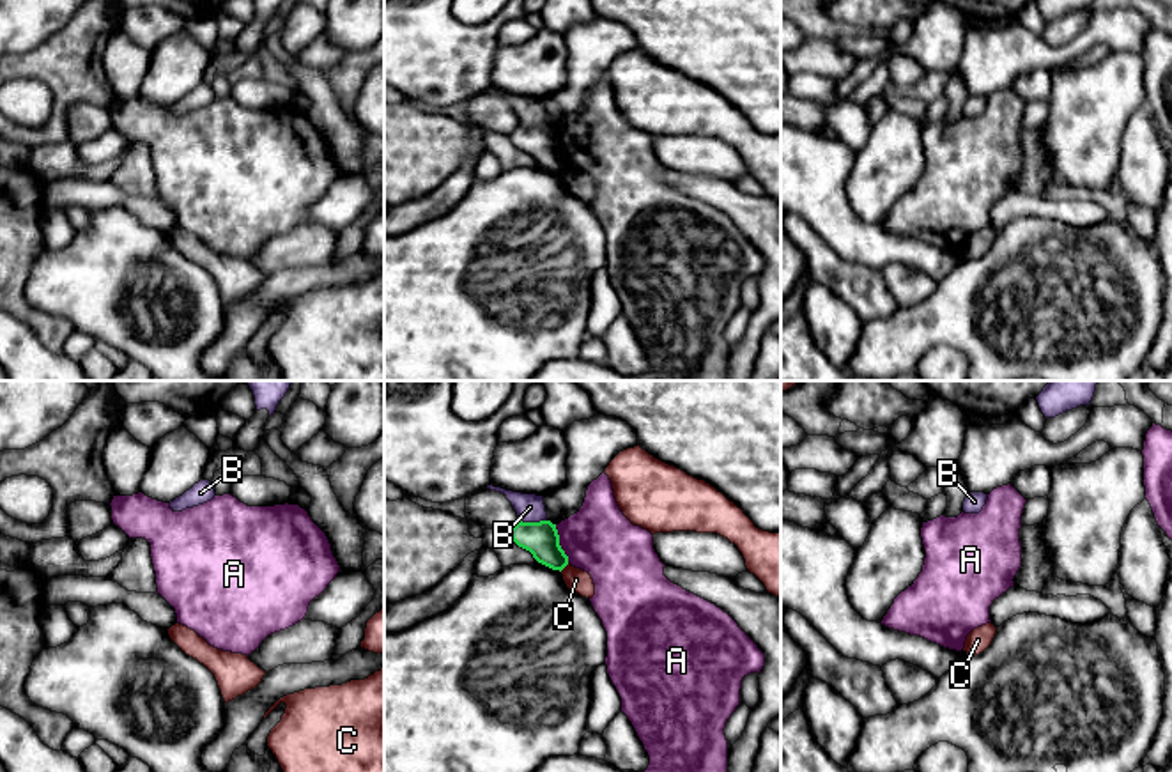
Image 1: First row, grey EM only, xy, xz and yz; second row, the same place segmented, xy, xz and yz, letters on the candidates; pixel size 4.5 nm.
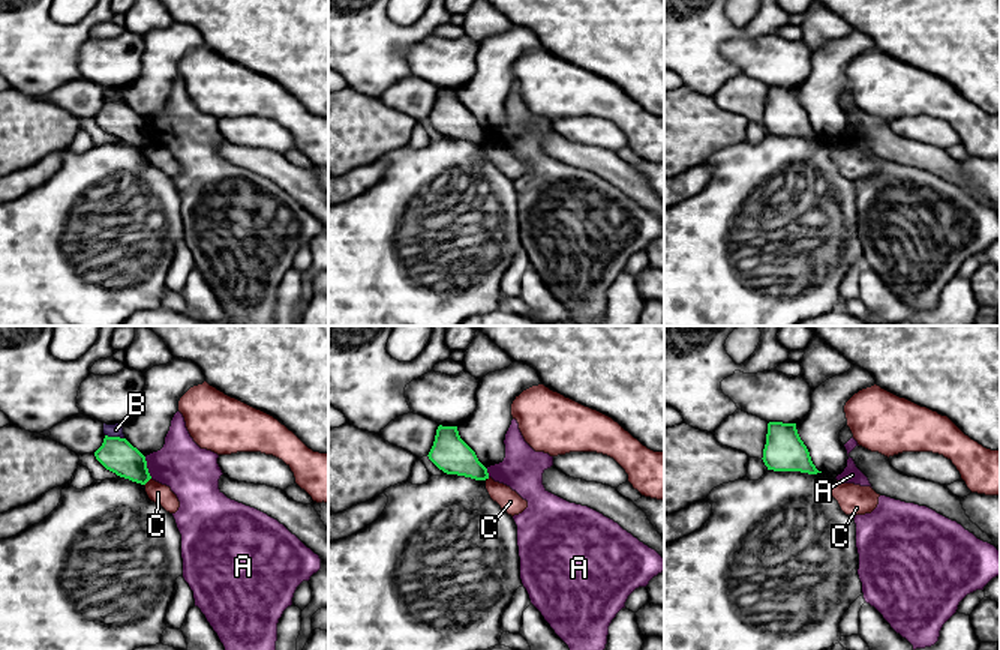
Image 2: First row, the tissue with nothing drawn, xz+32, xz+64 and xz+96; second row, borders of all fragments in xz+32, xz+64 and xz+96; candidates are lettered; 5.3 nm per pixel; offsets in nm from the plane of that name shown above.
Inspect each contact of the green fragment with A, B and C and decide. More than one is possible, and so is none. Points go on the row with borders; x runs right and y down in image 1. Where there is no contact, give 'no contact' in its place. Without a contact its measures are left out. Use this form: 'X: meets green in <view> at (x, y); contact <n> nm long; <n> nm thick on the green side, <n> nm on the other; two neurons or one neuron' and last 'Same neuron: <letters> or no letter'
A: meets green in xz at (558, 544); contact 190 nm long; 160 nm thick on the green side, 320 nm on the other; two neurons
B: meets green in xz at (533, 523); contact 130 nm long; 160 nm thick on the green side, 130 nm on the other; two neurons
C: meets green in xz at (563, 567); contact 60 nm long; 160 nm thick on the green side, 110 nm on the other; two neurons
Same neuron: no letter

